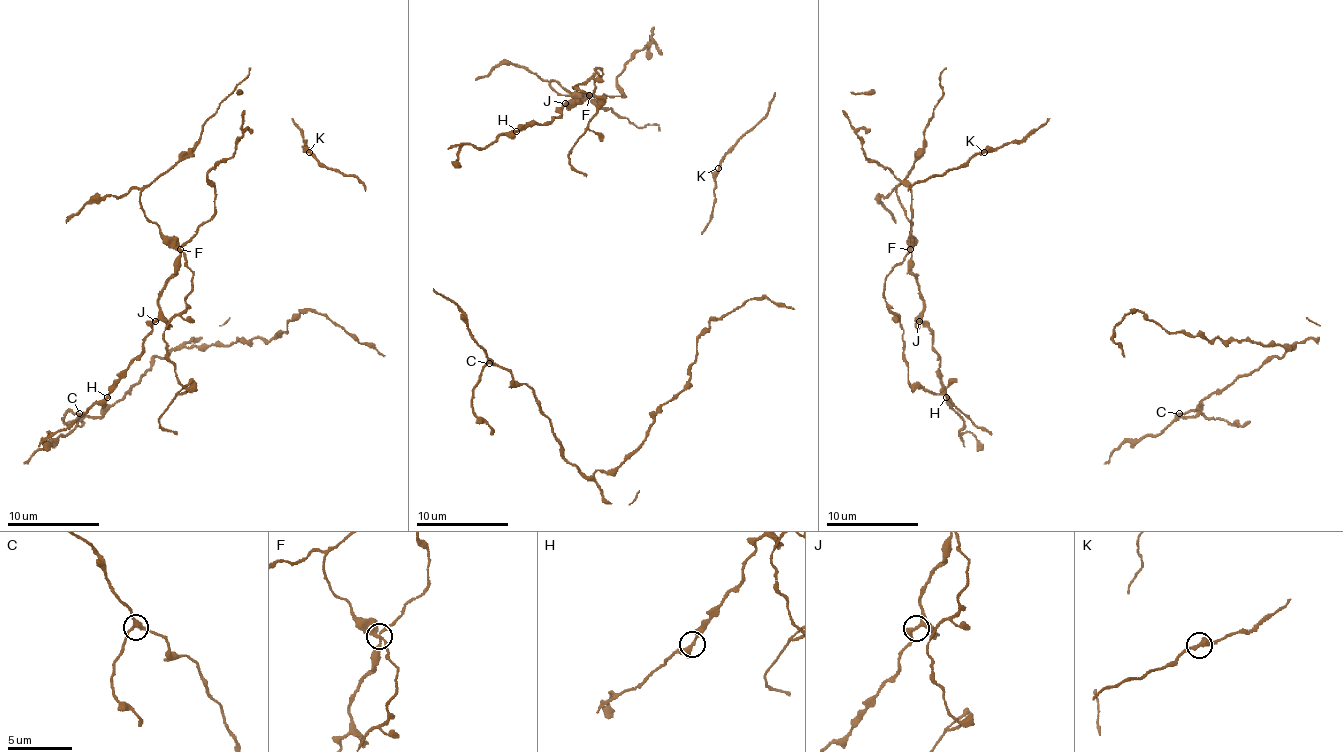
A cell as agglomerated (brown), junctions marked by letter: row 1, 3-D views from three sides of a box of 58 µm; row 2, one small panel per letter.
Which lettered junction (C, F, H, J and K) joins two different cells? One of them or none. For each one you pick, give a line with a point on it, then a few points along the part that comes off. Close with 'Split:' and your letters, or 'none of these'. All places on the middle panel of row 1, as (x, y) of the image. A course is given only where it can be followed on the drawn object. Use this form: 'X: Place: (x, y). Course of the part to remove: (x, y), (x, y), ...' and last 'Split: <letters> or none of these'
F: Place: (589, 95). Course of the part to remove: (590, 94), (601, 69), (574, 87), (590, 92), (597, 99), (597, 115), (569, 154), (569, 163), (585, 177)
Split: F

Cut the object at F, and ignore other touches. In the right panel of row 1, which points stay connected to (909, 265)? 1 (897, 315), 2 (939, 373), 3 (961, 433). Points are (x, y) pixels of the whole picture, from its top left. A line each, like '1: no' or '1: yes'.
1: no
2: yes
3: yes

